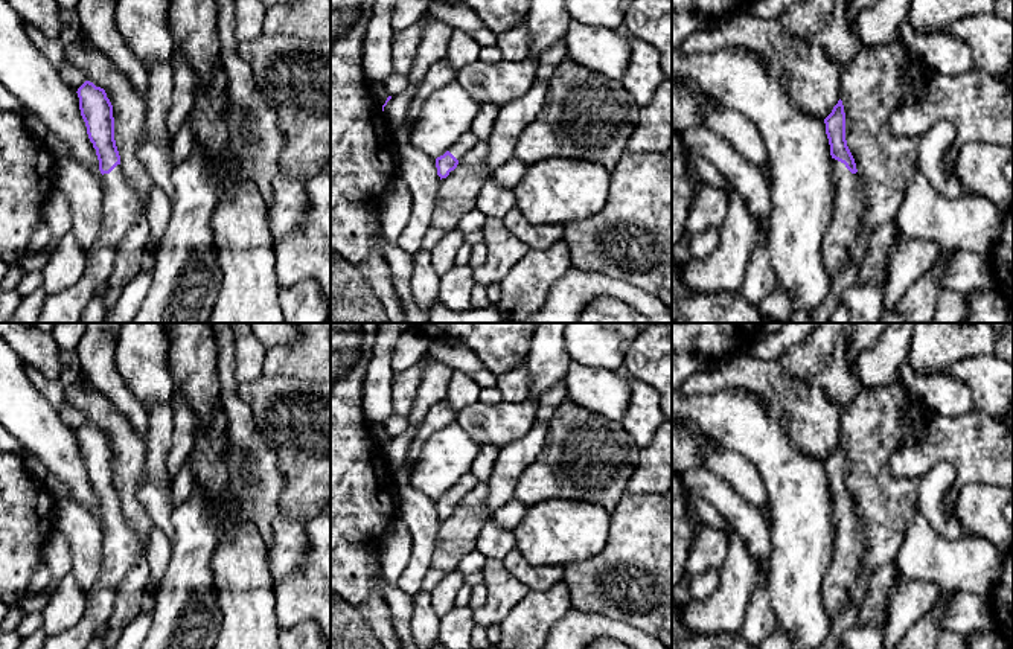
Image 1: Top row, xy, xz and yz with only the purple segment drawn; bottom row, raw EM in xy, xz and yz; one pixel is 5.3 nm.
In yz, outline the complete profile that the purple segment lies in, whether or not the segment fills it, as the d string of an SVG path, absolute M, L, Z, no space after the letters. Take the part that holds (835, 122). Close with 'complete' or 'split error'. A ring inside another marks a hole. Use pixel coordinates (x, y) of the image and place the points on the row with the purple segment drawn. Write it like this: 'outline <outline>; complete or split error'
outline M842 101L824 119L832 155L832 180L836 186L836 201L832 222L821 247L821 261L829 279L835 277L848 256L848 244L862 230L867 210L865 193L861 184L855 158L845 140L845 113Z; split error

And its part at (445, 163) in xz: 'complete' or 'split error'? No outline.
split error

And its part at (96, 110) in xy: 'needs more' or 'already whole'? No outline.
needs more

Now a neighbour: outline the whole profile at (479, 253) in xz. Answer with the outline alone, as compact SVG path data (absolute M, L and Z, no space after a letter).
M477 242L472 245L472 253L471 253L471 261L469 261L469 267L472 270L478 268L483 265L483 262L486 261L487 256L487 250L484 242Z

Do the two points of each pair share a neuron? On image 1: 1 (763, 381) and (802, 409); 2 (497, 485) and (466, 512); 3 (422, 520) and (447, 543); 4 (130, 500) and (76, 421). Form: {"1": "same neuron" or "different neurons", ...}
{"1": "same neuron", "2": "different neurons", "3": "different neurons", "4": "different neurons"}

